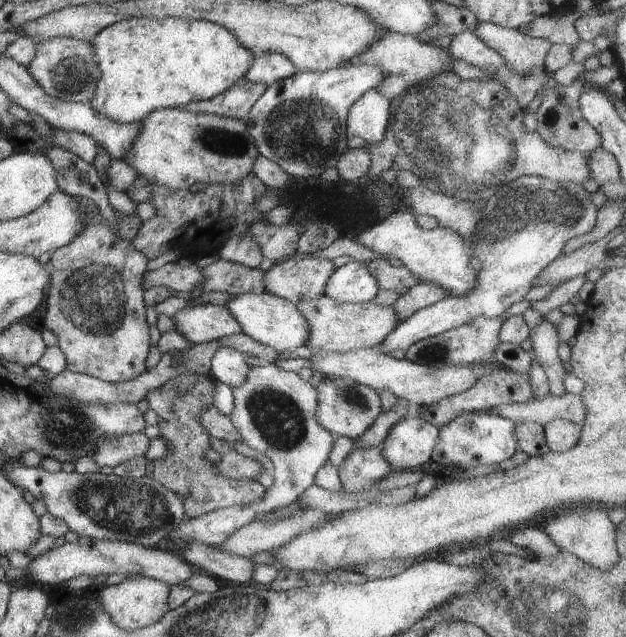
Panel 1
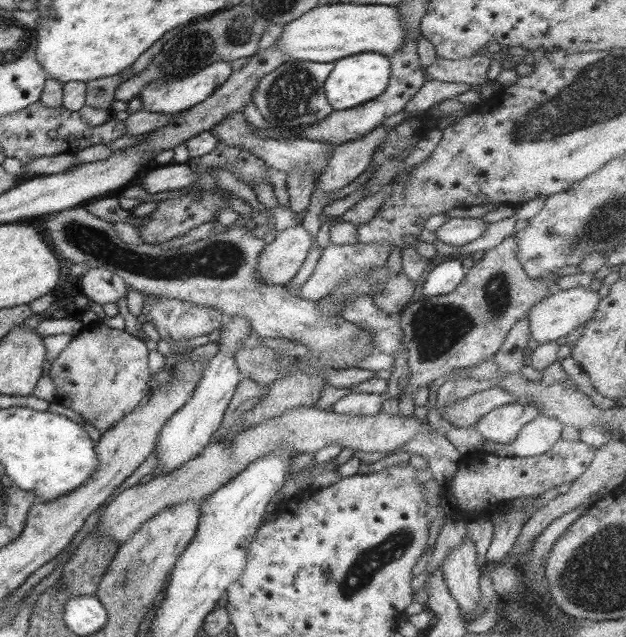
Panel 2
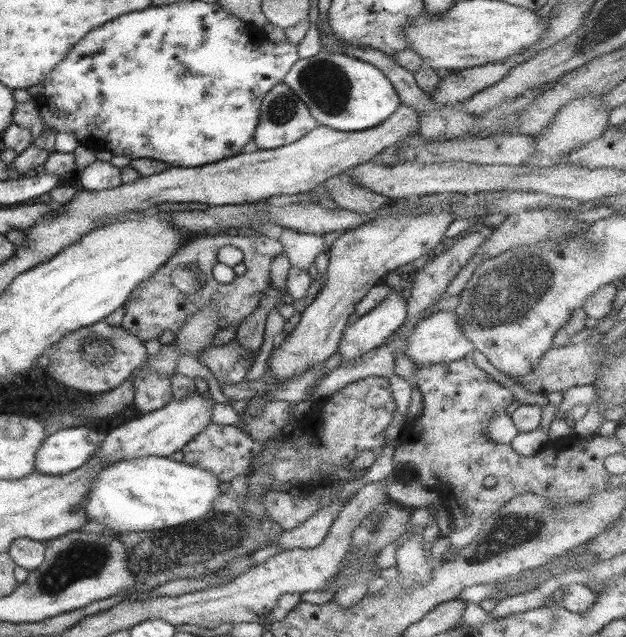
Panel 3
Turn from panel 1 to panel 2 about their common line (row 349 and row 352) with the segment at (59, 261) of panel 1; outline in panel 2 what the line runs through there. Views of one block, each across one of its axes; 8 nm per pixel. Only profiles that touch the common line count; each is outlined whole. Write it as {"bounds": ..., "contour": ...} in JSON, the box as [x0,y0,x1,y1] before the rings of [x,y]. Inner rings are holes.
{"bounds":[49,320,153,435],"contour":[[[100,320],[92,321],[72,338],[50,368],[49,376],[56,385],[56,402],[78,412],[86,423],[103,435],[148,398],[149,385],[153,380],[148,368],[148,355],[148,347],[142,339],[127,333],[125,329],[109,327]]]}

